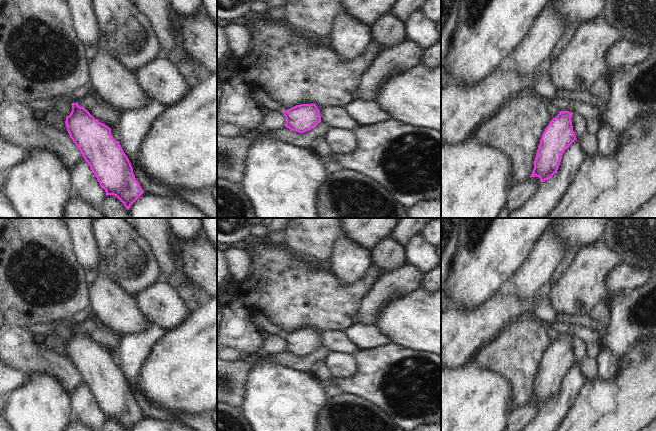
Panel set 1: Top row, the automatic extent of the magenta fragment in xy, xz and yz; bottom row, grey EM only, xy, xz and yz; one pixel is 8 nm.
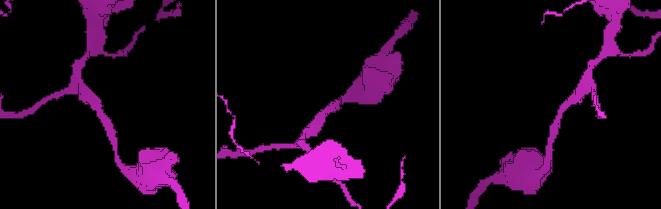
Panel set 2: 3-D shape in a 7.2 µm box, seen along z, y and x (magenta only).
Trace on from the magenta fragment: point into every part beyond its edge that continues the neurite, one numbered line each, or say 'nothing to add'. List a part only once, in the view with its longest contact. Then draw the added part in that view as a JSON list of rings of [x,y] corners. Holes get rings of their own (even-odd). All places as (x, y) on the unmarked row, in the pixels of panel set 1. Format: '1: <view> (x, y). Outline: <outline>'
nothing to add

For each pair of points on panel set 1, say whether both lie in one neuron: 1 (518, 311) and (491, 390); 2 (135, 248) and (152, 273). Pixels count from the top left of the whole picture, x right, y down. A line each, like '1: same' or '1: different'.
1: different
2: same

